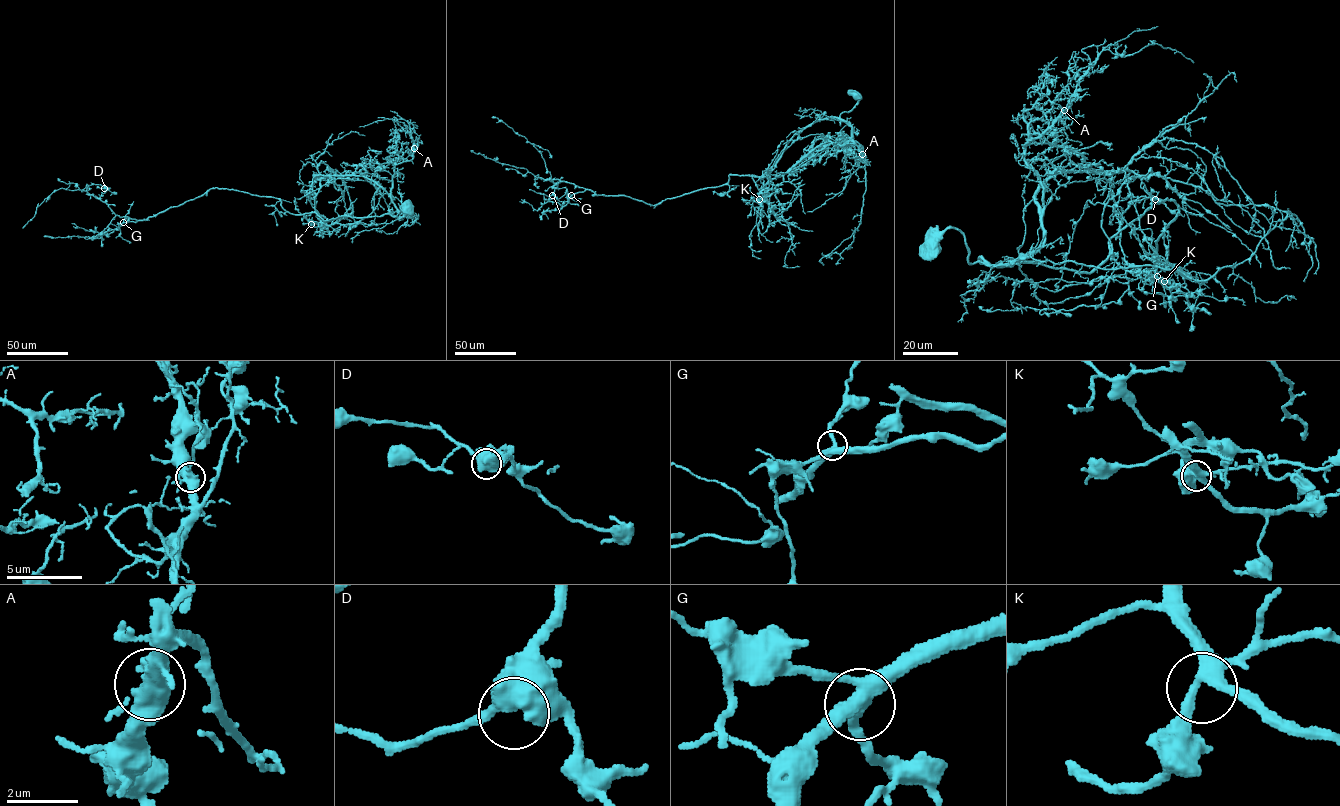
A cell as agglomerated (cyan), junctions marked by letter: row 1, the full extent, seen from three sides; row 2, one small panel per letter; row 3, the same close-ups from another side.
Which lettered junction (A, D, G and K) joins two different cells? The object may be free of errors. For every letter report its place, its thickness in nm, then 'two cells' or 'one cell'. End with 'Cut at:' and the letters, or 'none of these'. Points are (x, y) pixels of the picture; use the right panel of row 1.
A: at (1064, 110); 440 nm thick; one cell
D: at (1155, 199); 500 nm thick; one cell
G: at (1157, 276); 380 nm thick; one cell
K: at (1164, 281); 320 nm thick; one cell
Cut at: none of these

